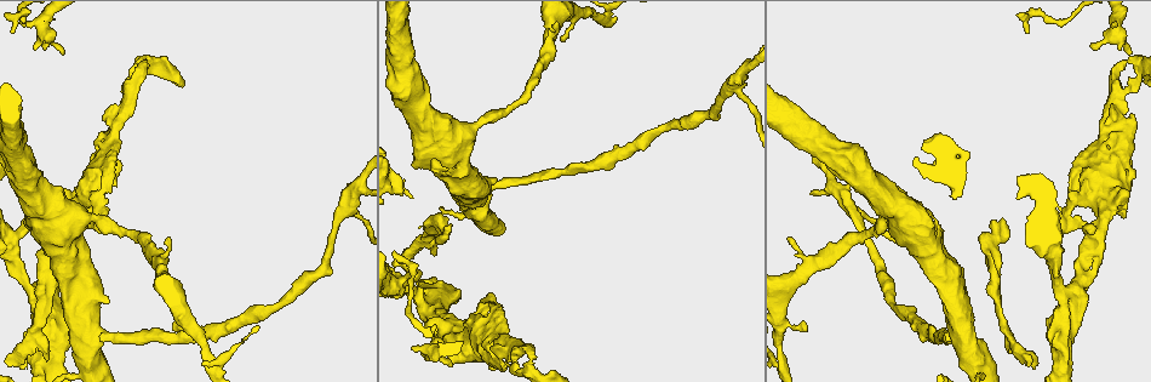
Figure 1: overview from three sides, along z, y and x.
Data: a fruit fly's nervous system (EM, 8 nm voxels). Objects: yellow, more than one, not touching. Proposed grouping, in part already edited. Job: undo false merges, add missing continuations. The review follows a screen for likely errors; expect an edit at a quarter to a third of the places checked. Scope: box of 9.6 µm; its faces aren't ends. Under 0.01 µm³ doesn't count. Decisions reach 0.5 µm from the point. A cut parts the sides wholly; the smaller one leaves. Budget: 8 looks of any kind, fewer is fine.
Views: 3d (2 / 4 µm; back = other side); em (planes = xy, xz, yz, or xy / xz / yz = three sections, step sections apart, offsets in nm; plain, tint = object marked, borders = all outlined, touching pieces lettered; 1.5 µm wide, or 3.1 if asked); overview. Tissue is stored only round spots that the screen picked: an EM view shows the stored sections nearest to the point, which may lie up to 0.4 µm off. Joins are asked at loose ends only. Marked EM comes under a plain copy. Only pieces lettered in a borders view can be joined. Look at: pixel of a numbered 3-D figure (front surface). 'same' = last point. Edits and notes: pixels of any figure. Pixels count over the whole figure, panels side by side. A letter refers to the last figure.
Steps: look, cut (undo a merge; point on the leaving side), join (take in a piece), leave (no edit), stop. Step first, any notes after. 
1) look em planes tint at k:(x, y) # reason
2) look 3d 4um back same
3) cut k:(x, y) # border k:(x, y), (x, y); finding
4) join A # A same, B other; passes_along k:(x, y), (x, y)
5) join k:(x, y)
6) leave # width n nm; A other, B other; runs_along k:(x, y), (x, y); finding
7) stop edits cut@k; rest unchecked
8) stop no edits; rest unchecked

look em planes borders at 1:(1125, 217) # free end

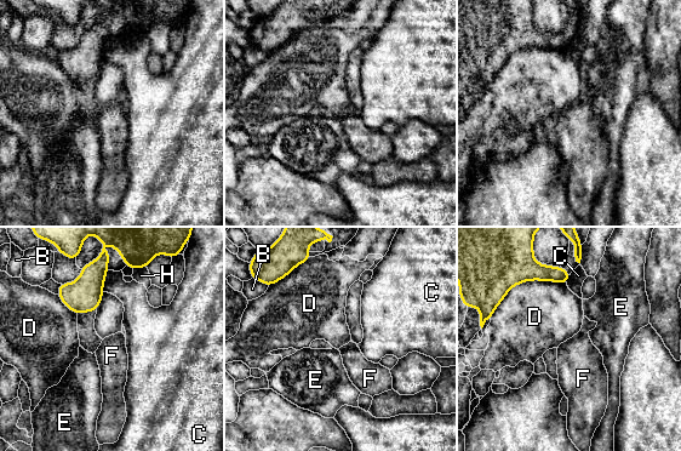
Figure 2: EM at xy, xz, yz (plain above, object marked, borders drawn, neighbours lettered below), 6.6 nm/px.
leave # longest_contact D 460 nm; B other, C other, D other, E other, F other, H other; none of them fits

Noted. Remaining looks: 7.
look 3d 4um at 1:(1029, 31) # thin end

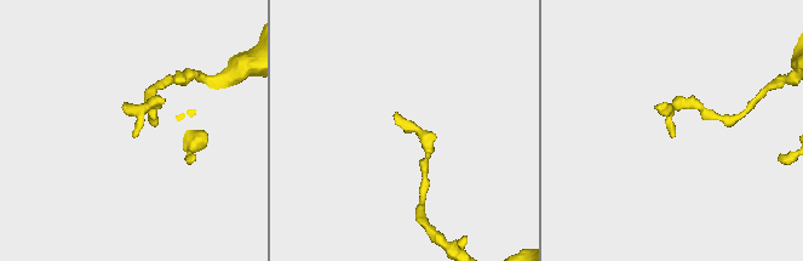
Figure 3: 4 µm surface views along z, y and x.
look em planes borders at 3:(133, 134) # shape alone is not enough

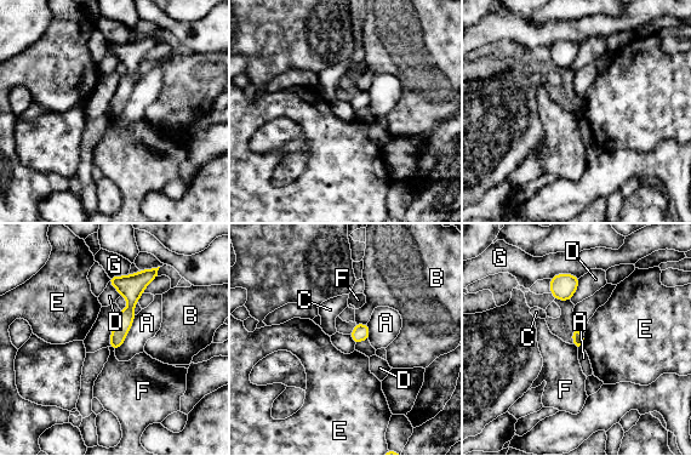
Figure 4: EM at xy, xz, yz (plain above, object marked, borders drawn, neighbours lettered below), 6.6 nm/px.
leave # width 80 nm; A other, B other, C other, D other, E other, F other, G other; border 4:(584, 335), (584, 345), (582, 347); no lettered piece goes on from it

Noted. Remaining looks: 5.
look 3d 4um at 1:(531, 365) # abrupt turn

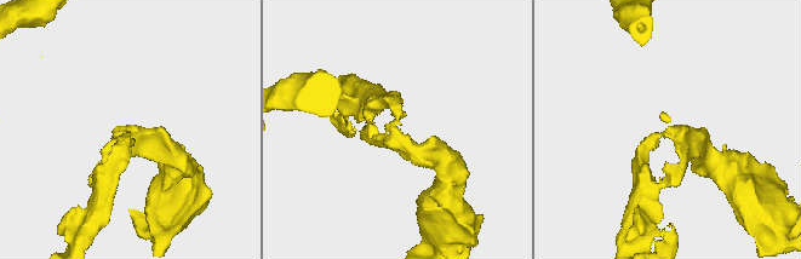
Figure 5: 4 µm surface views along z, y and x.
look em yz step 8 tint at 5:(669, 131) # arm_widths 200, 340 nm; need the tissue

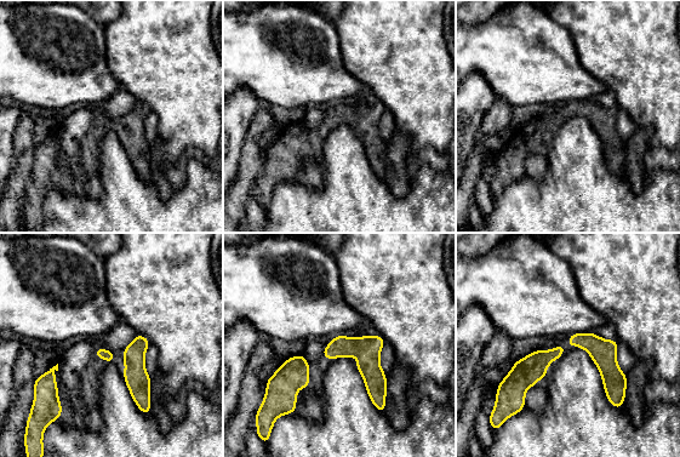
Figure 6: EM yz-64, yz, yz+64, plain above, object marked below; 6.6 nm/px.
look em xz step 4 borders same

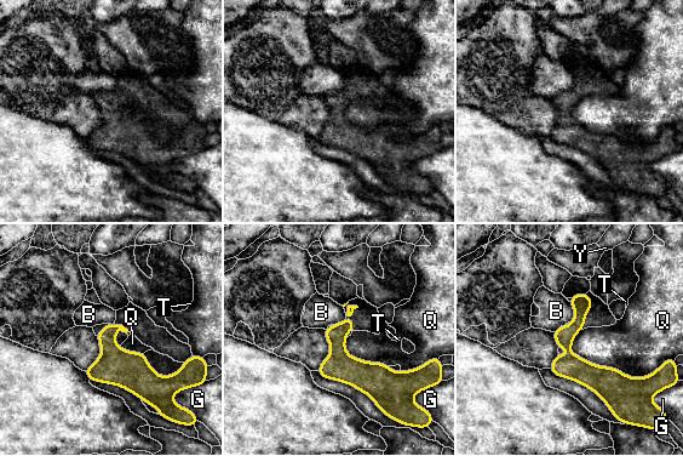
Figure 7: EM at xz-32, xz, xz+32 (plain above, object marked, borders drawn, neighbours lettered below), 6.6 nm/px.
leave # longest_contact Q 550 nm; B other, G other, Q other, T other, Y other; border 7:(570, 341), (587, 362), (647, 376); all the same neuron

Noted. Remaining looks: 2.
stop no edits; rest unchecked

